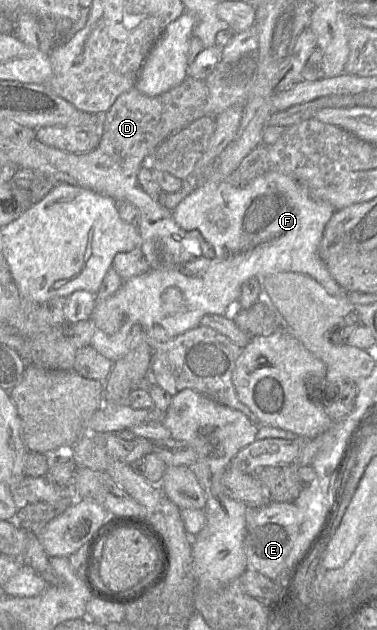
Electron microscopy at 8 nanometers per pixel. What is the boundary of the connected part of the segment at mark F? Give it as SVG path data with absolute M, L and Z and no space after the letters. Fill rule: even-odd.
M272 170L256 177L243 188L235 187L227 180L204 182L196 186L176 206L172 217L183 230L198 230L201 233L208 244L203 244L202 255L166 269L149 270L143 275L132 277L123 281L115 294L96 302L89 319L94 325L90 346L102 356L116 362L129 352L131 330L139 325L153 350L157 345L200 326L206 315L224 315L226 311L232 311L238 304L243 283L255 276L265 277L282 272L308 275L331 295L351 304L349 291L330 275L325 262L319 256L324 229L336 211L338 210L330 203L314 199L308 188L293 177Z

